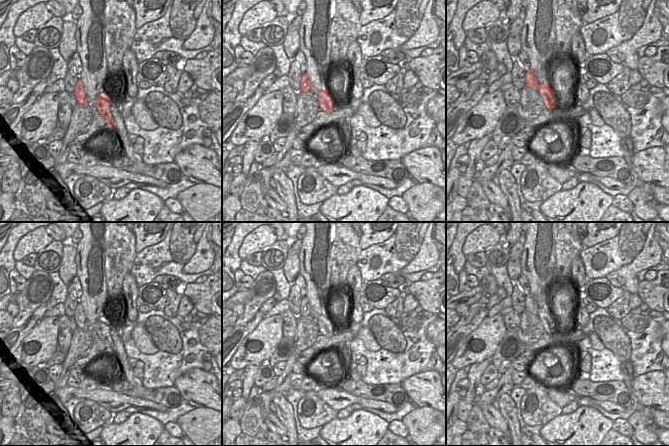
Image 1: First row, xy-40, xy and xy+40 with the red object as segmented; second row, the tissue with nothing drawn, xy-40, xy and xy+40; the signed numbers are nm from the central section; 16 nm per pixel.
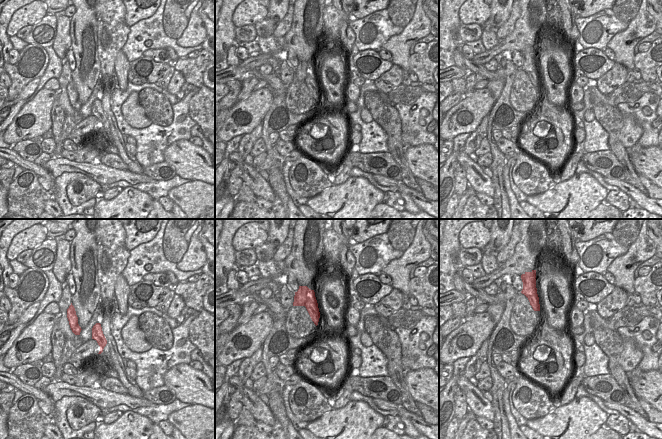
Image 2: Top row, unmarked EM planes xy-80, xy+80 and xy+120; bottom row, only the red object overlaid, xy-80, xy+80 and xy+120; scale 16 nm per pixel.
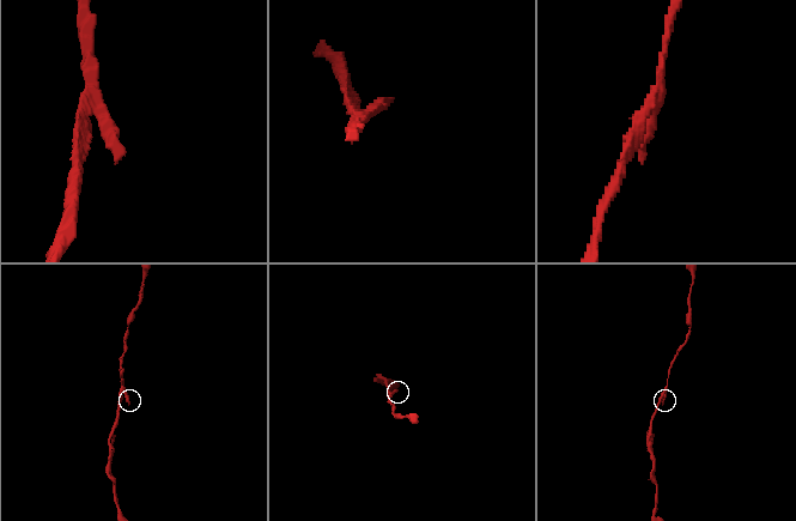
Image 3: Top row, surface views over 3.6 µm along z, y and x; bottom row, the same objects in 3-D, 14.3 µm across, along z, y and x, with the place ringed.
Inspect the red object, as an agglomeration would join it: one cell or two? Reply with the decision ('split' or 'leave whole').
split

